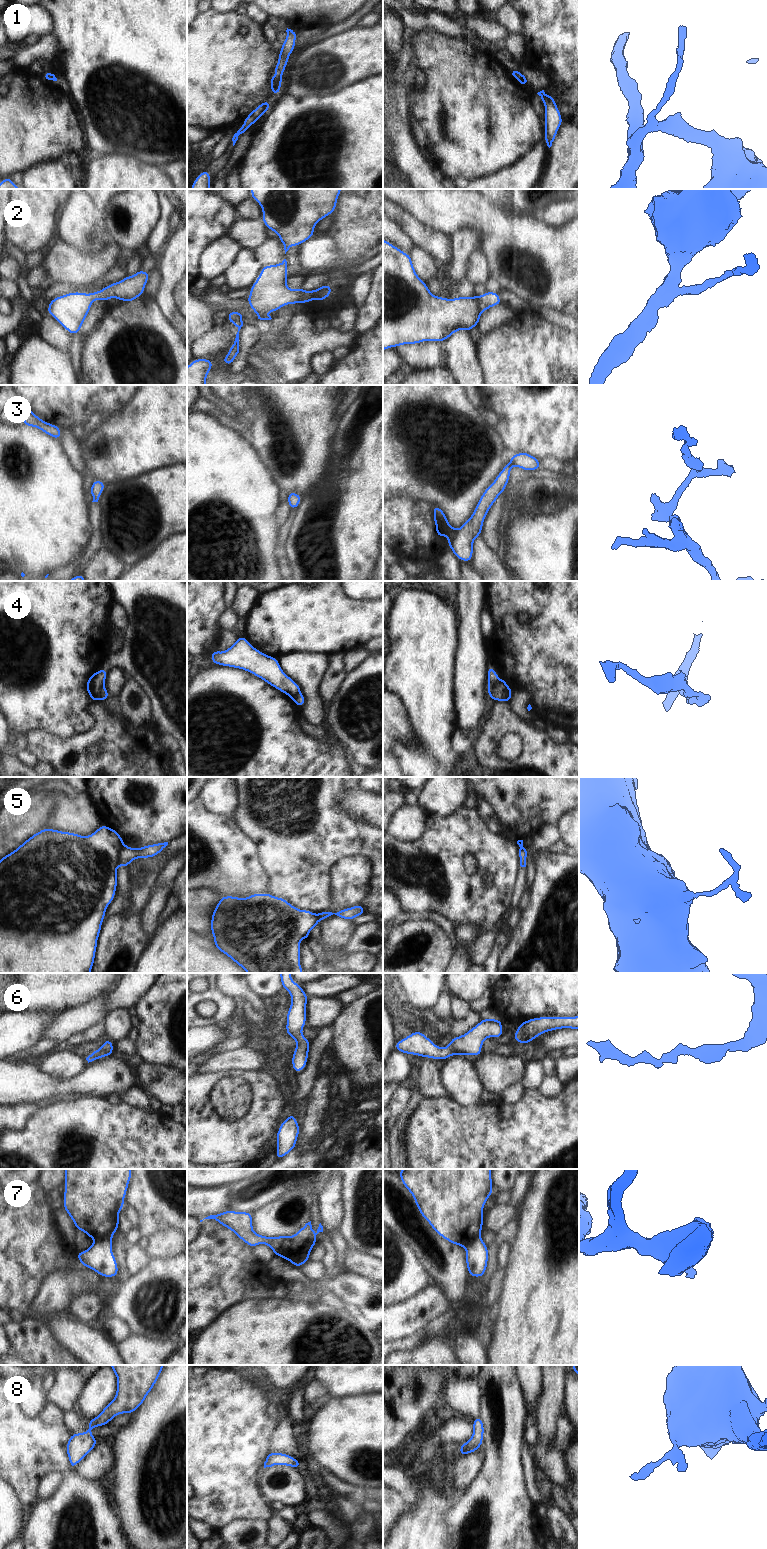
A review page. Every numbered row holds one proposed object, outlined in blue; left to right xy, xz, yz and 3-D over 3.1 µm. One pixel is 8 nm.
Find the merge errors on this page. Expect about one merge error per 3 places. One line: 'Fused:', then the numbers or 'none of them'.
Fused: 4, 5, 7

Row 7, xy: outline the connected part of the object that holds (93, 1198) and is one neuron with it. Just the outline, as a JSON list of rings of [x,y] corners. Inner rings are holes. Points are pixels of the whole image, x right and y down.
[[[65,1169],[64,1210],[77,1230],[94,1240],[112,1240],[132,1177],[131,1169]]]

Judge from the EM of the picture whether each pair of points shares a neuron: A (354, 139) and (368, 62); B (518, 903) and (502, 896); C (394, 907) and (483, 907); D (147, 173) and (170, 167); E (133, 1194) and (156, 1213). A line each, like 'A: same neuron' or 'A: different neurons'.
A: different neurons
B: different neurons
C: different neurons
D: different neurons
E: same neuron

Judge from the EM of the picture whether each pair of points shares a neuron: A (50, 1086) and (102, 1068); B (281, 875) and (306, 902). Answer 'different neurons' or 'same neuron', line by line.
A: same neuron
B: same neuron

